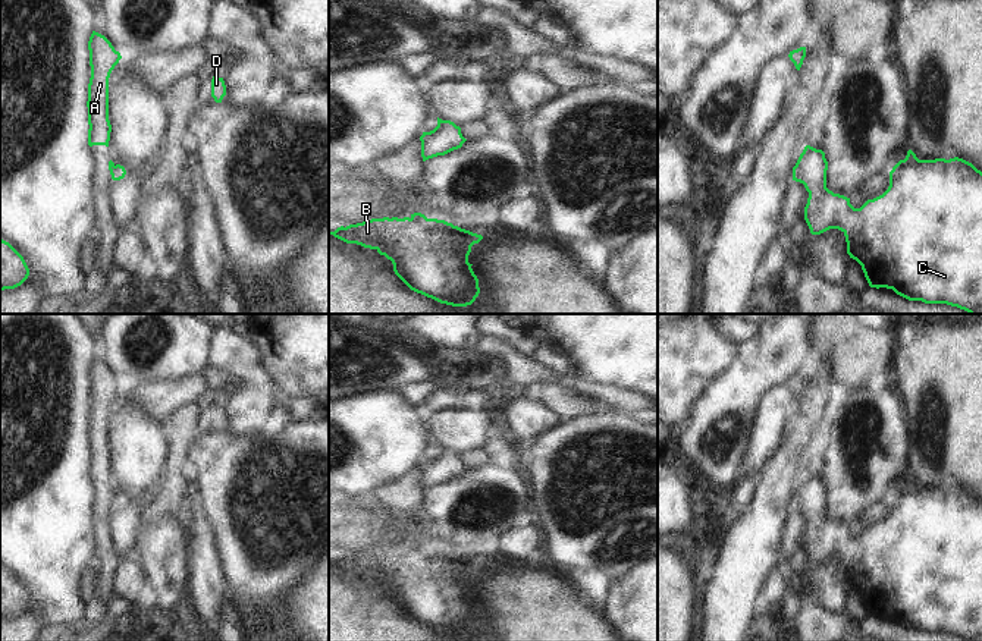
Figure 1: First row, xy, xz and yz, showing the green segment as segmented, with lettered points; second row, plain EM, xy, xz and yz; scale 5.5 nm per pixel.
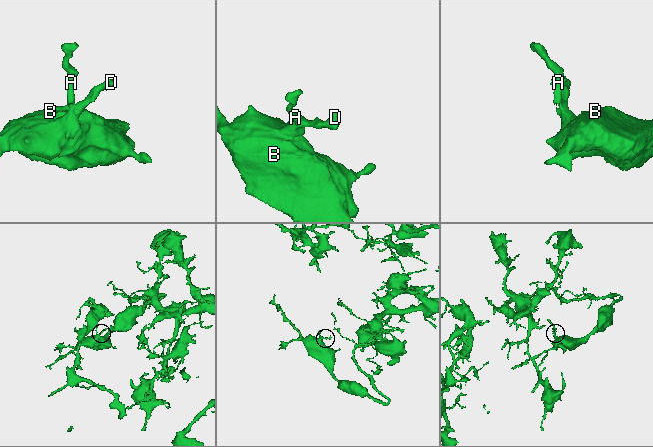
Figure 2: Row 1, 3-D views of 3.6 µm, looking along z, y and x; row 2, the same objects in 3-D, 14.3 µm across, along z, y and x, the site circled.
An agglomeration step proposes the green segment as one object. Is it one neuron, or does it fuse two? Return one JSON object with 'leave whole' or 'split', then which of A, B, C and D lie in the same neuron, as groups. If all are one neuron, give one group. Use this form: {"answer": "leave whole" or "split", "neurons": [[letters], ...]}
{"answer": "split", "neurons": [["A"], ["B", "C", "D"]]}

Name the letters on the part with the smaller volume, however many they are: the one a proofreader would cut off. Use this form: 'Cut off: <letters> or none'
Cut off: A

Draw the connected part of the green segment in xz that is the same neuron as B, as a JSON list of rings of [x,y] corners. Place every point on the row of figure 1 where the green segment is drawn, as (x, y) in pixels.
[[[421,213],[410,217],[383,217],[341,226],[330,232],[335,238],[376,249],[393,264],[395,274],[414,292],[452,307],[471,305],[480,293],[479,279],[468,263],[471,246],[483,236],[445,220],[427,219]]]

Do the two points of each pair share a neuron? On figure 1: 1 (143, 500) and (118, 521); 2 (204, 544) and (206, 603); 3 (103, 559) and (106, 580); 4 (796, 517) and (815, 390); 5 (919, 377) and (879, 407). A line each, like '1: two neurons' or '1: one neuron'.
1: one neuron
2: one neuron
3: one neuron
4: two neurons
5: two neurons

